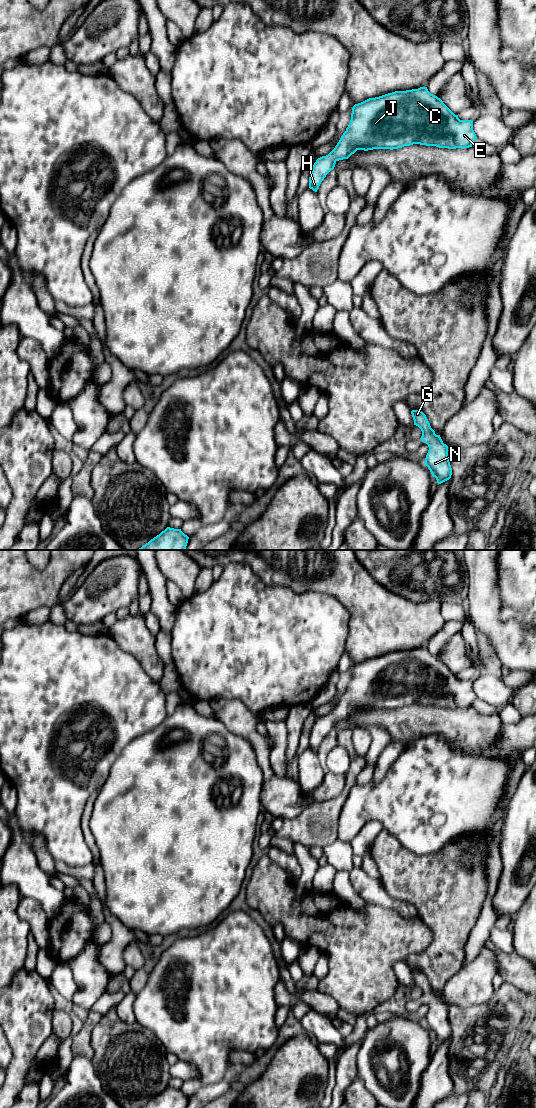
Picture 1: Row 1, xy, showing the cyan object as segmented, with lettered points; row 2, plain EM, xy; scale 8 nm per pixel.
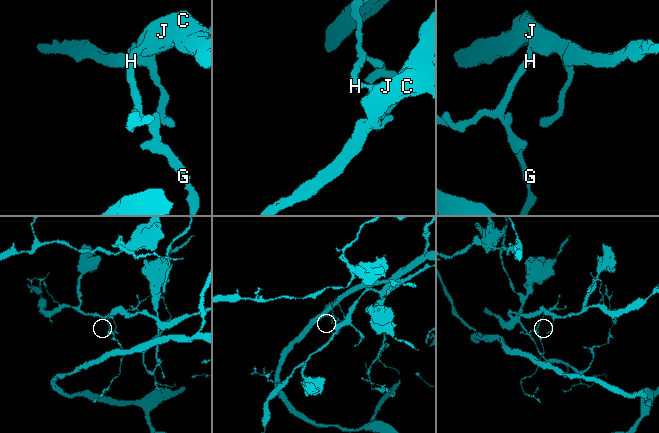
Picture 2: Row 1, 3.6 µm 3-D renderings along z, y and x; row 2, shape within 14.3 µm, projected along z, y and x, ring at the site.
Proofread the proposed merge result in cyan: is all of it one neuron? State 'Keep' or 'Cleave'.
Keep

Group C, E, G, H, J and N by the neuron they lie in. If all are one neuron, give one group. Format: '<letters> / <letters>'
C E G H J N

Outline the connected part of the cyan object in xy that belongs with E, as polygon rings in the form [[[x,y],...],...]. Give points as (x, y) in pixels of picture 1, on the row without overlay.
[[[427,647],[369,658],[353,666],[350,683],[335,708],[316,720],[309,748],[317,752],[336,722],[357,710],[393,710],[413,704],[464,709],[476,699],[473,680],[460,680]]]

